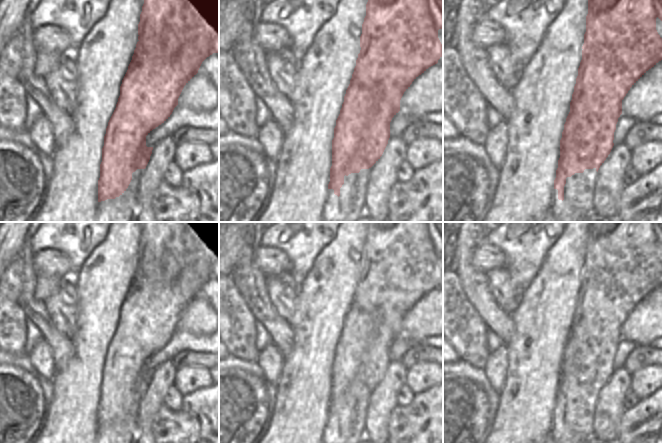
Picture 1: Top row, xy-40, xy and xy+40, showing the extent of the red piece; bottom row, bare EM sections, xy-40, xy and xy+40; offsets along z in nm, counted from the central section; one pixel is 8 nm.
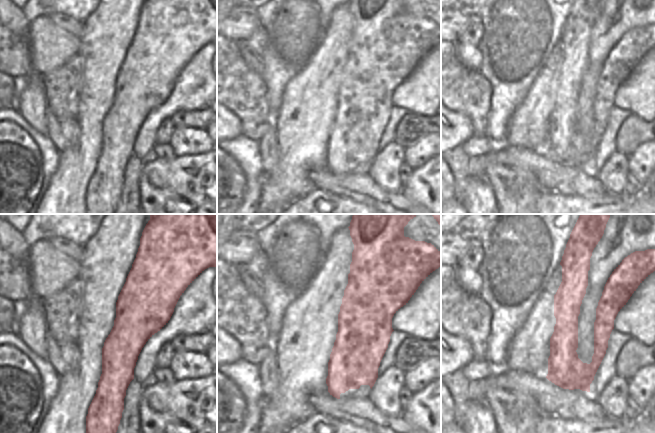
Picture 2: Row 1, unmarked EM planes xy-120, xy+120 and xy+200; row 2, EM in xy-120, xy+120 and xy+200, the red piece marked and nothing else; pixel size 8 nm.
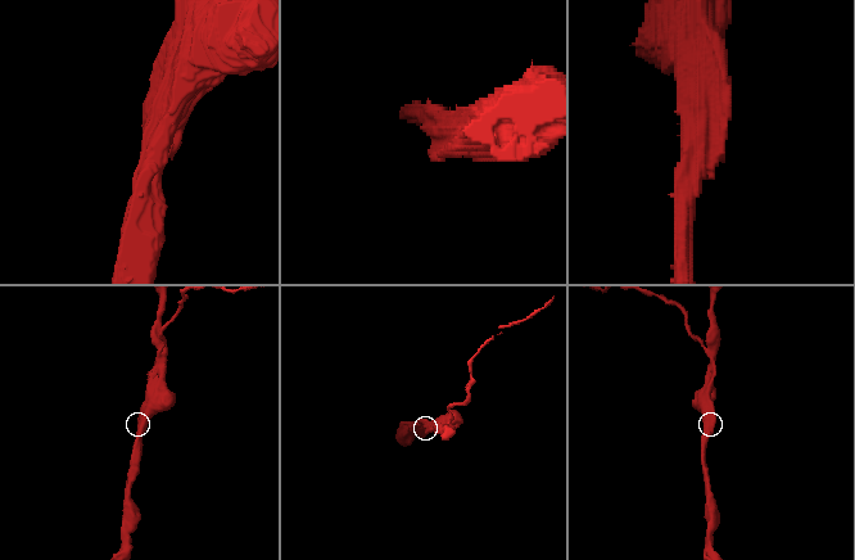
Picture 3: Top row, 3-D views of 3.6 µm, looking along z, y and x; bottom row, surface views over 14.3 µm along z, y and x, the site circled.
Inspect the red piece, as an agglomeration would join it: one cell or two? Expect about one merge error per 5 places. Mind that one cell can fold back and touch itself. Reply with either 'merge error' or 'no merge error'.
merge error

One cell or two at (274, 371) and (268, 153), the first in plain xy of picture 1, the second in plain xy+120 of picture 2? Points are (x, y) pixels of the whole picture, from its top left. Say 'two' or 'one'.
one

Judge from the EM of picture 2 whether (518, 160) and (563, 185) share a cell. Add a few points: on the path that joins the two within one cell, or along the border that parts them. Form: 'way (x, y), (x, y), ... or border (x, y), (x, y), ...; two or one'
way (529, 160), (539, 164), (552, 176); one

